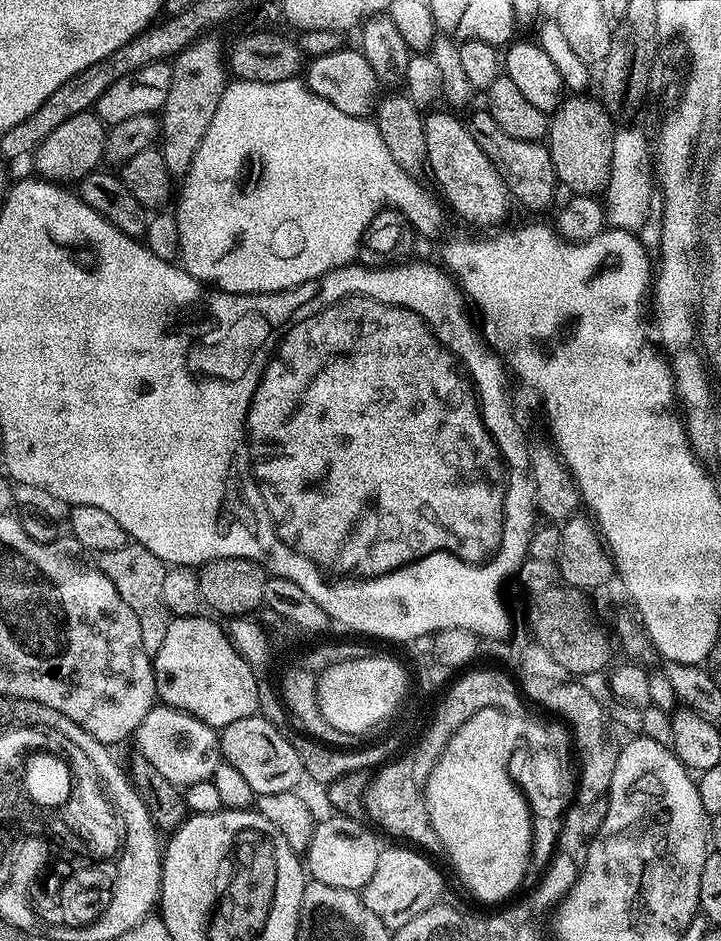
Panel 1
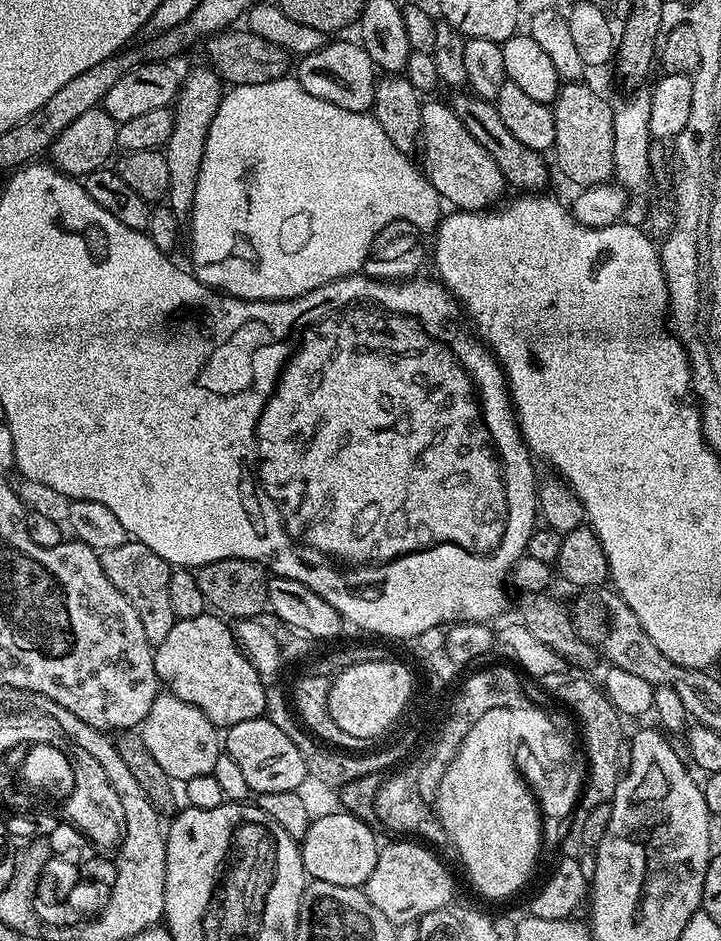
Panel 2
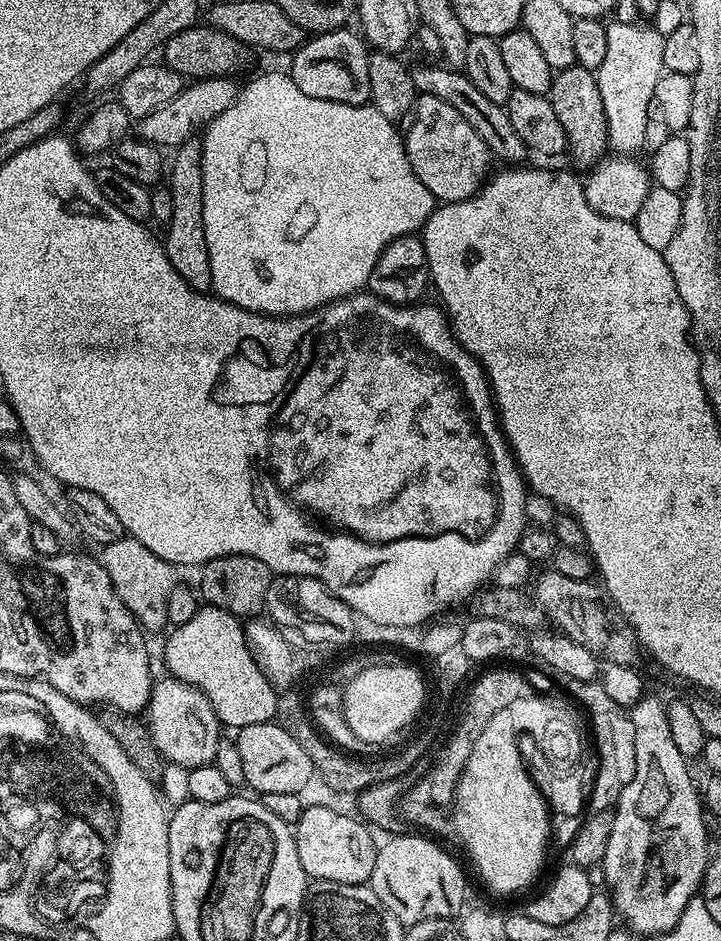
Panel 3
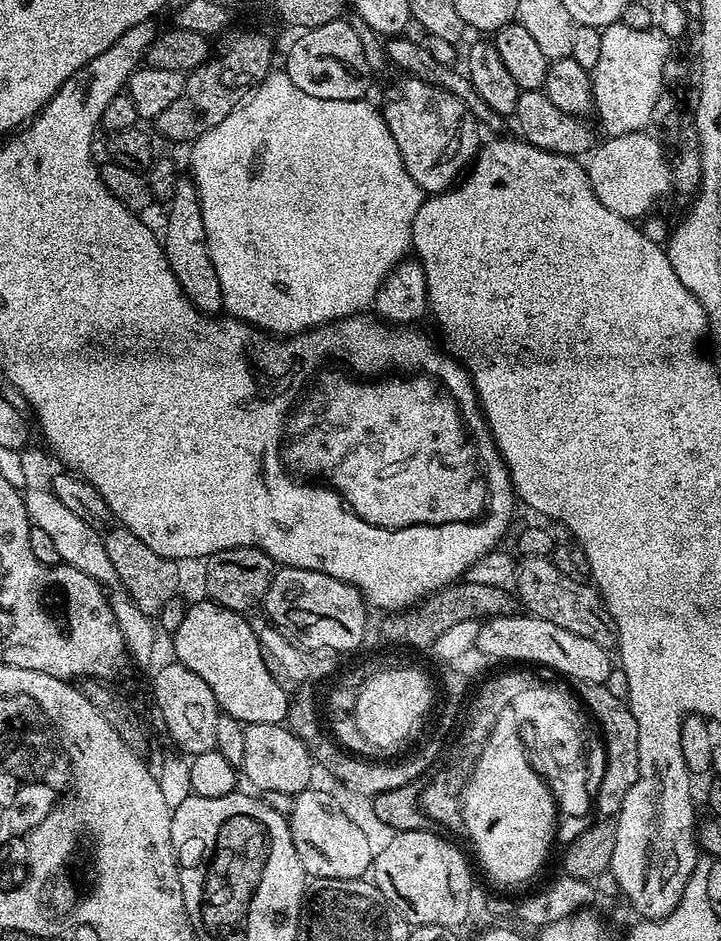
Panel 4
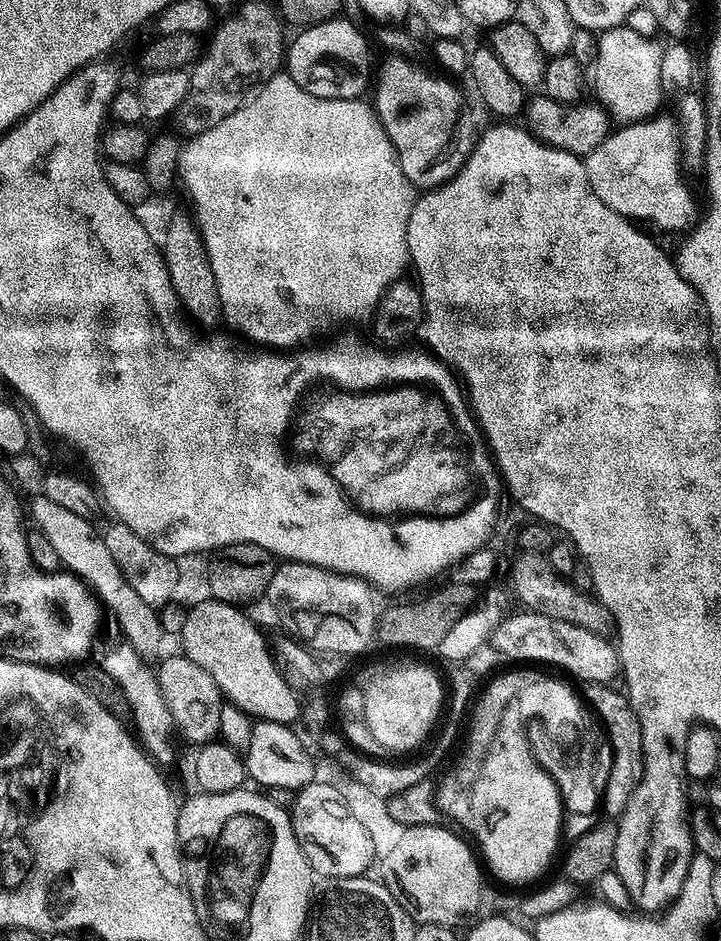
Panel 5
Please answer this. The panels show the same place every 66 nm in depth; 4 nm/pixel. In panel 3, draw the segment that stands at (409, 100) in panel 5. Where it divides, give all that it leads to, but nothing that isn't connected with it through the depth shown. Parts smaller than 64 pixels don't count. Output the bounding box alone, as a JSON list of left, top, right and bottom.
[402,95,490,204]

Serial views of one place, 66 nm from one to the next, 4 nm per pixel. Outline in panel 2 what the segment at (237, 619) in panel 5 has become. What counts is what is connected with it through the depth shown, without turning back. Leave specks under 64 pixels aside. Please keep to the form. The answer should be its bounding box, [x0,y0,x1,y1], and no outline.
[154,615,265,730]

